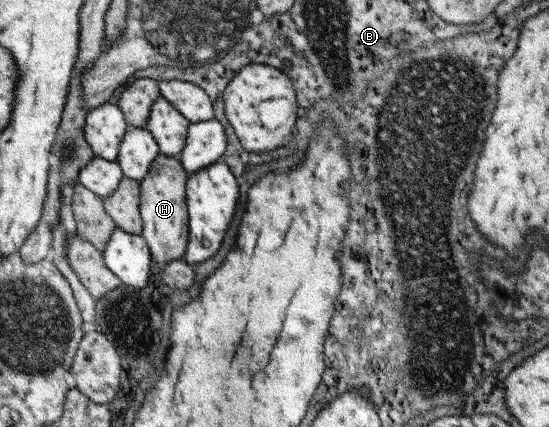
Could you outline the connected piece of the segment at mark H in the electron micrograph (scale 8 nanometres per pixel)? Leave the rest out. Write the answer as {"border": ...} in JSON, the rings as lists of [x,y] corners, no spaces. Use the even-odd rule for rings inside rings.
{"border":[[[160,154],[153,160],[149,175],[140,181],[142,235],[147,242],[155,264],[169,264],[182,260],[189,243],[189,217],[186,204],[186,182],[189,172],[177,157]]]}

